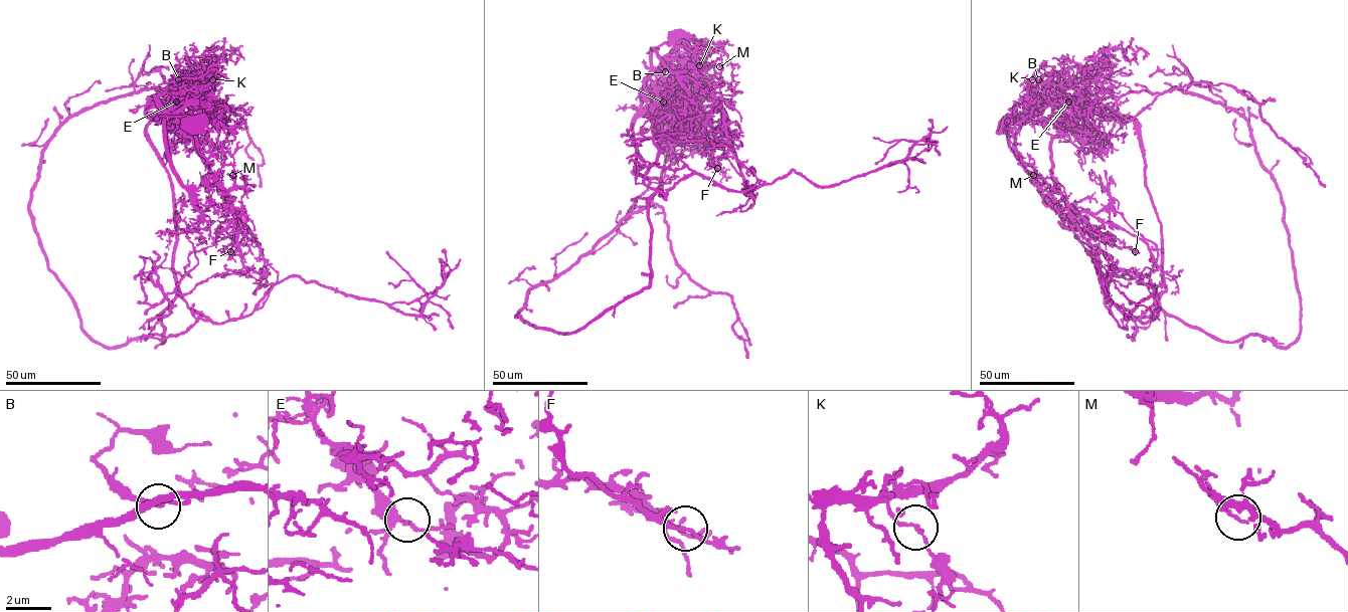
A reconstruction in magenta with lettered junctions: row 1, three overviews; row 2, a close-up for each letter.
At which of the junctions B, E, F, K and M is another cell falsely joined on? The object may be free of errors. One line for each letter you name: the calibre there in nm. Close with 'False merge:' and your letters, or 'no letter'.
K: Thickness 130 nm
False merge: K

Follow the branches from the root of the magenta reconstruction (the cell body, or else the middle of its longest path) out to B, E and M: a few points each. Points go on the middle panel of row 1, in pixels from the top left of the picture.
B: (676, 34), (677, 44), (663, 60), (697, 62), (704, 69), (680, 65), (665, 72)
E: (676, 34), (677, 44), (651, 75), (644, 87), (663, 102)
M: (676, 34), (677, 44), (644, 85), (643, 110), (680, 84), (714, 89), (721, 82), (722, 68), (719, 66)

